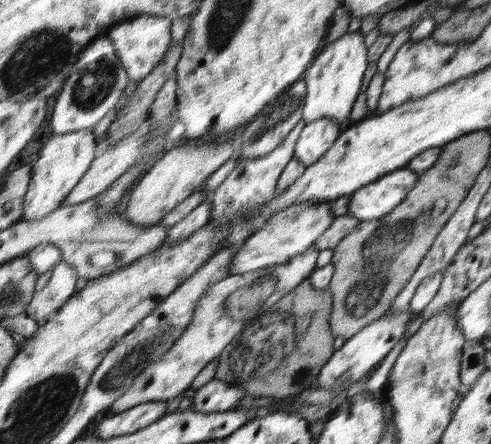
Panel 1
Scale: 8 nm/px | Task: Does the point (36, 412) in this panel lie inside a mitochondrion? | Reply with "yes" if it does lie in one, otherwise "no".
yes

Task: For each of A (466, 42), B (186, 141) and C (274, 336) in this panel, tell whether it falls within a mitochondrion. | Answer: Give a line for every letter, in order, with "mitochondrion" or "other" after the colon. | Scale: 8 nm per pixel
A: other
B: other
C: mitochondrion

